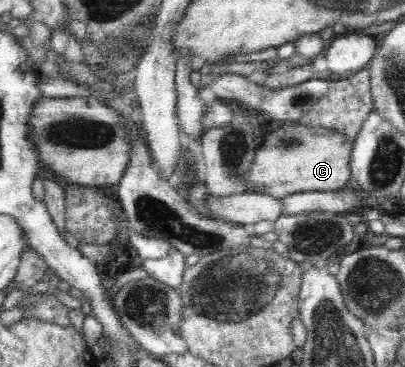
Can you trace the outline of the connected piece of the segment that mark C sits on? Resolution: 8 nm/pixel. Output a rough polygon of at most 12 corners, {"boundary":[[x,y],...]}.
{"boundary":[[287,123],[266,135],[245,178],[278,200],[336,192],[352,141]]}

